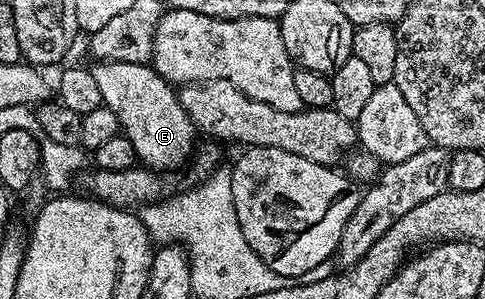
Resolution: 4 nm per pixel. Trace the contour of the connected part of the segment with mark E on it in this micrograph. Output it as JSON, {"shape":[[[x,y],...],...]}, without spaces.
{"shape":[[[97,61],[92,70],[102,105],[115,111],[117,124],[125,137],[131,139],[131,147],[135,147],[142,166],[173,171],[176,165],[184,166],[190,160],[195,149],[193,121],[187,111],[183,111],[181,98],[174,86],[163,80],[153,70],[152,64]]]}

